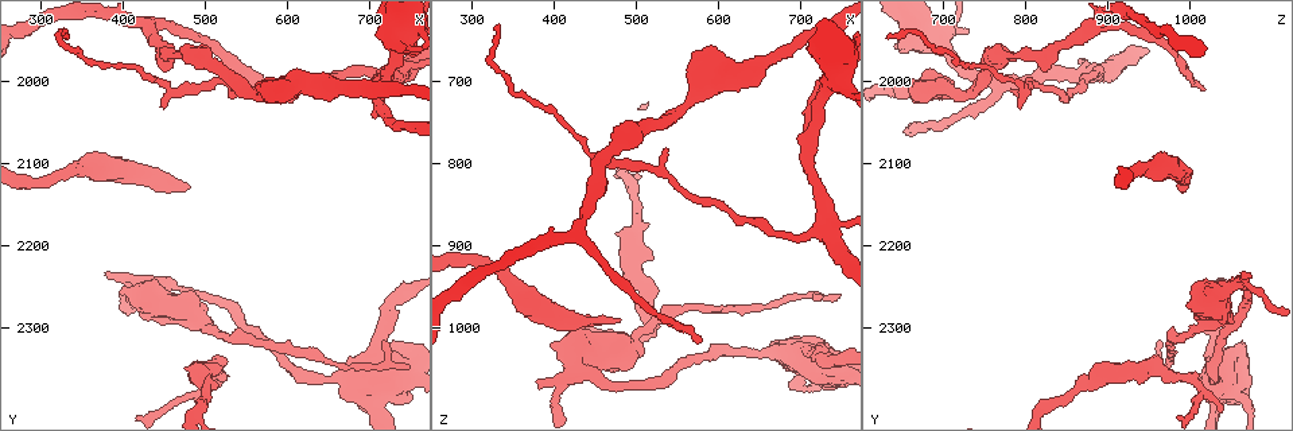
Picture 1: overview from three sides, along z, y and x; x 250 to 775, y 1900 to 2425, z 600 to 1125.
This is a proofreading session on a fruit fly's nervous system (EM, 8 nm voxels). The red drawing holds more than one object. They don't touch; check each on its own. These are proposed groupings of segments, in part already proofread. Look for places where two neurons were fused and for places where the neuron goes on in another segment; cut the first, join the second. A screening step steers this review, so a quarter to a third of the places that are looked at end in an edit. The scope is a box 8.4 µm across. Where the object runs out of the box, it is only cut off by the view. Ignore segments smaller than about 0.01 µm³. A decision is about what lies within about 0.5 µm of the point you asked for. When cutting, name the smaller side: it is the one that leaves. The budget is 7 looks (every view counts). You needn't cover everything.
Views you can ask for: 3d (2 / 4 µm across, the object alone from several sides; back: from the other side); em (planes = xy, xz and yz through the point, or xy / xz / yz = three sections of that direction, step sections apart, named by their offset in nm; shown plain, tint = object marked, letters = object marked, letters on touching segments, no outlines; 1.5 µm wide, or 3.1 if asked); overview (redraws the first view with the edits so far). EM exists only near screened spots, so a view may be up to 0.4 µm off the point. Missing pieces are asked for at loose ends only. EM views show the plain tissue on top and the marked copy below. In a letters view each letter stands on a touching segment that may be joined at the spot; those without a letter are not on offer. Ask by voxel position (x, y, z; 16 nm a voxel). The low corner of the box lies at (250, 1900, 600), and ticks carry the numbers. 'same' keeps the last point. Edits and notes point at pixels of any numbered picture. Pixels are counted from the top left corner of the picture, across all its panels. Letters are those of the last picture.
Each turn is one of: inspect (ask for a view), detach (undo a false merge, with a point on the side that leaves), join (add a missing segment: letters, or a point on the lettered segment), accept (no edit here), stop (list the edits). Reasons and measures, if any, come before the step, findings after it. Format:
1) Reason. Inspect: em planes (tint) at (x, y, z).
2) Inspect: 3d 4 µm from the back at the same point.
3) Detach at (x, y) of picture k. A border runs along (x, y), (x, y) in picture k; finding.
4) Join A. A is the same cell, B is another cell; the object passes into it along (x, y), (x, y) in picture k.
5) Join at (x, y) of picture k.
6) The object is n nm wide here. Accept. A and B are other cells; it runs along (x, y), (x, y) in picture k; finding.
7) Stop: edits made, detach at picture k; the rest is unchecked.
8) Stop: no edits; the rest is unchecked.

An open end. Inspect: 3d 4 µm from the back at (715, 2315, 965).

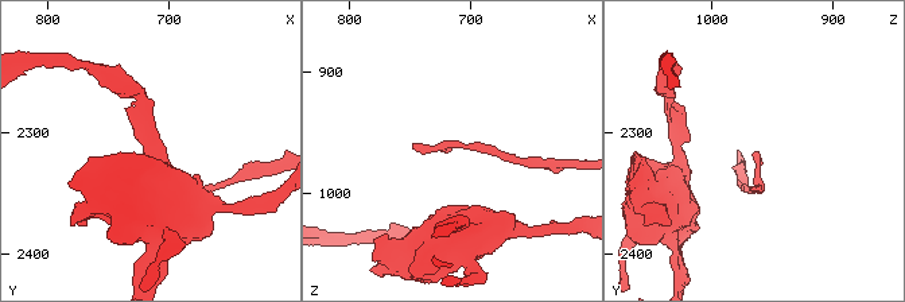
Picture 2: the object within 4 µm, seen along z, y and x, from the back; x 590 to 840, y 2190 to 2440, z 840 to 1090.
Inspect: em yz step 4 (tint) at (716, 2316, 964).

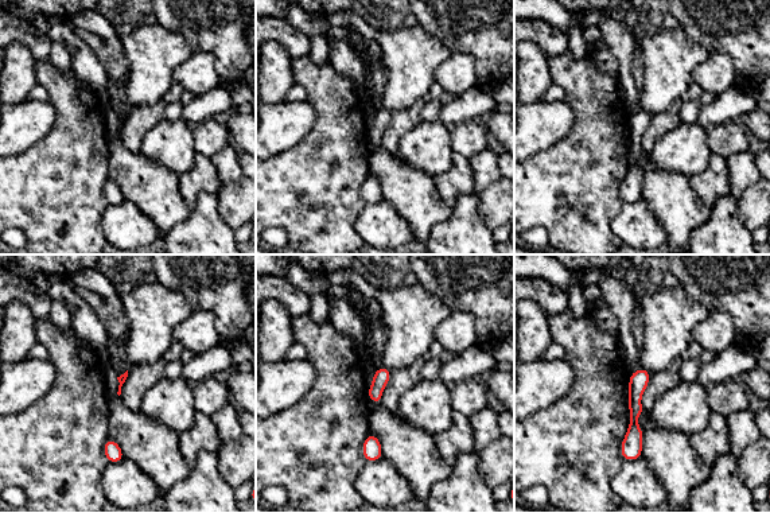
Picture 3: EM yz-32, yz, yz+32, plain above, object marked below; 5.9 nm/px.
See the neighbours. Inspect: em yz step 4 (letters) at the same point.

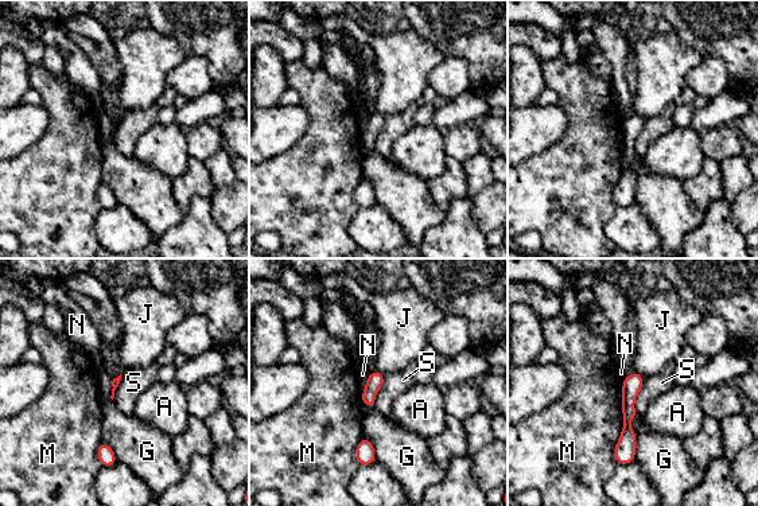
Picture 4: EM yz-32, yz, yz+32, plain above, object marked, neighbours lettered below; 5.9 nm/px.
Accept. A, G, J, M, N and S are other cells; it runs along (636, 376), (628, 399), (625, 454) in picture 4; no lettered segment goes on from it.

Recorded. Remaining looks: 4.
Sharp bend. Inspect: em xy step 4 (tint) at (435, 2245, 1060).

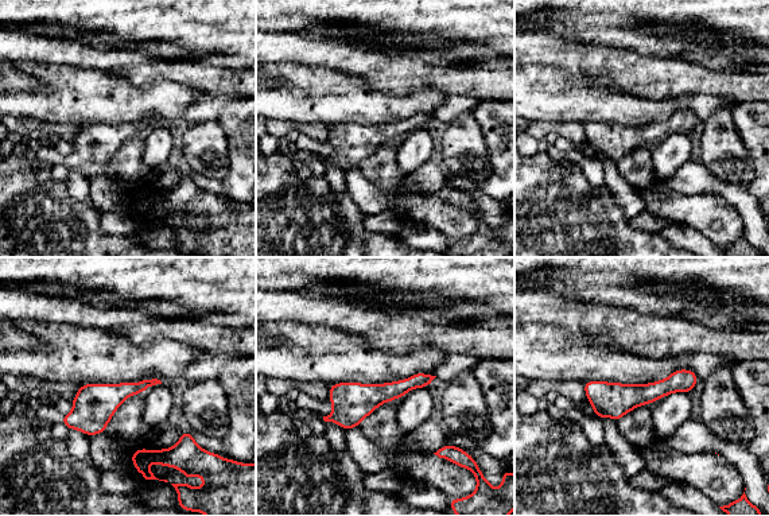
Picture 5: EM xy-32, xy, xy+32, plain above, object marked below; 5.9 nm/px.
Inspect: em xy step 4 (letters) at the same point.

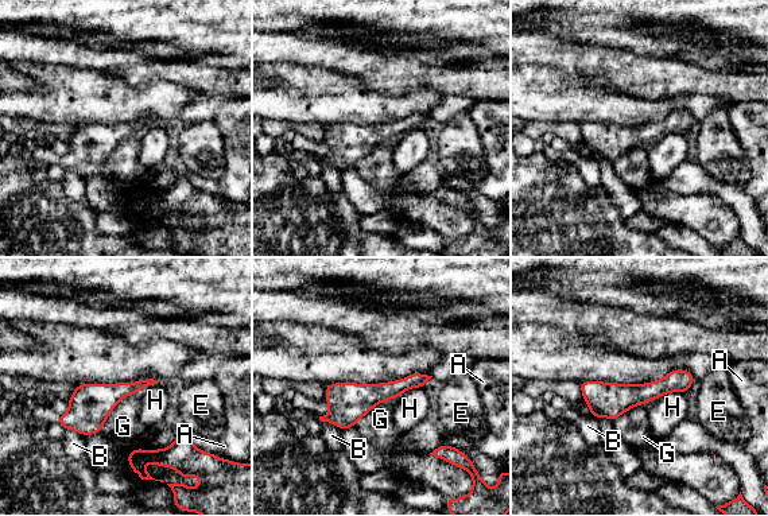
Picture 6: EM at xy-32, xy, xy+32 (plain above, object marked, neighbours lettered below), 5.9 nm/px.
The object is 130 nm wide here. Accept. A, B, E, G and H are other cells; all the same neuron.

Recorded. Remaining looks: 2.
Thin end. Inspect: 3d 2 µm at (575, 2010, 1020).

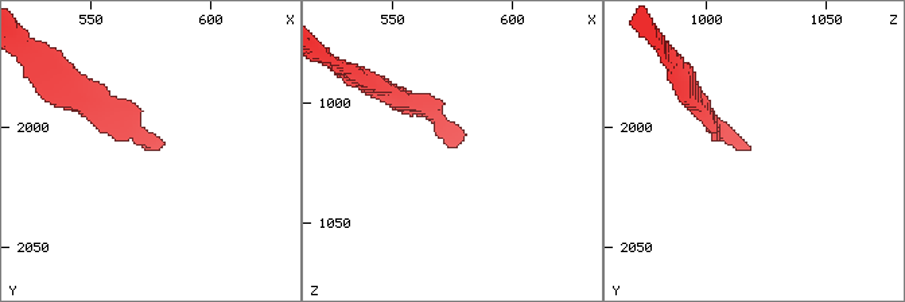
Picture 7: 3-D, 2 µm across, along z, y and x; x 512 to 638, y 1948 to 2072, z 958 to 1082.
Inspect: em planes (letters) at (574, 2009, 1019).

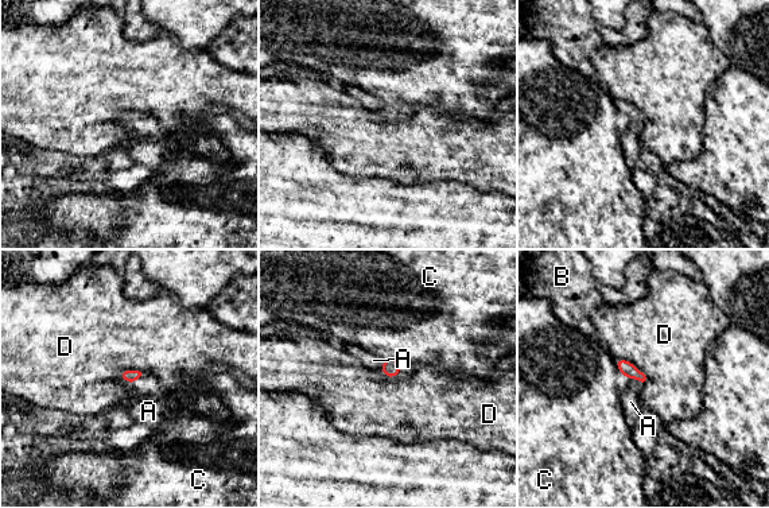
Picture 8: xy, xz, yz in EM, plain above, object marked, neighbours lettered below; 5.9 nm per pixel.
The object is 70 nm wide here. Join A. A is the same cell, B, C and D are other cells; the object passes into it along (629, 371), (633, 377), (630, 402) in picture 8; it goes on there.

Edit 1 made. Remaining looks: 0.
Stop: edits made, join at picture 8; the rest is unchecked.

